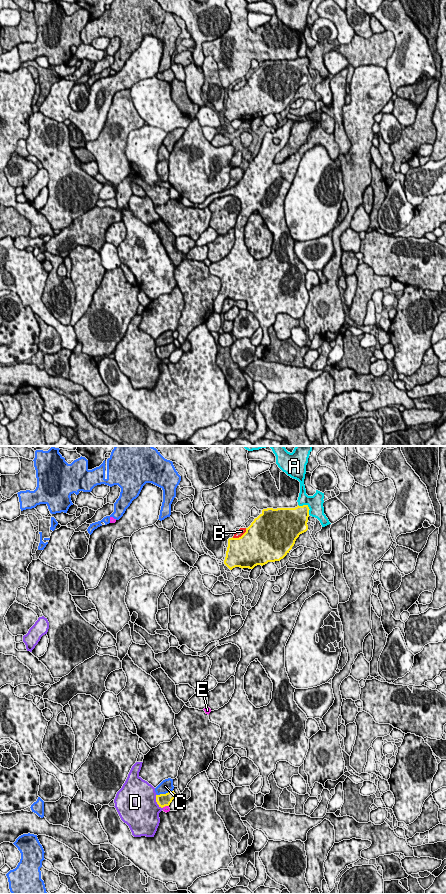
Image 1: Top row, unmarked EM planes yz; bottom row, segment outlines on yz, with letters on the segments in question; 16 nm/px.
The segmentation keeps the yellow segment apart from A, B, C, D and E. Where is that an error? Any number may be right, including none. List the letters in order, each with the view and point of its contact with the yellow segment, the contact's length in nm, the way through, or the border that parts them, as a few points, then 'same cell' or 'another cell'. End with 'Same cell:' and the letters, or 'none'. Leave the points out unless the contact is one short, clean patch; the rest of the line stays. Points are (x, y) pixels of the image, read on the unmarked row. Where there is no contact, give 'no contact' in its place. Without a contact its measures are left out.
A: meets yellow in yz at (307, 58); contact 260 nm long; another cell
B: meets yellow in yz at (241, 88); contact 280 nm long; another cell
C: meets yellow in yz at (164, 346); contact 260 nm long; another cell
D: meets yellow in yz at (156, 353); contact 260 nm long; another cell
E: meets yellow in yz at (165, 357); contact 120 nm long; another cell
Same cell: none

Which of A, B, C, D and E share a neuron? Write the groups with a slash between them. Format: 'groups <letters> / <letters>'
groups A B C / D / E

